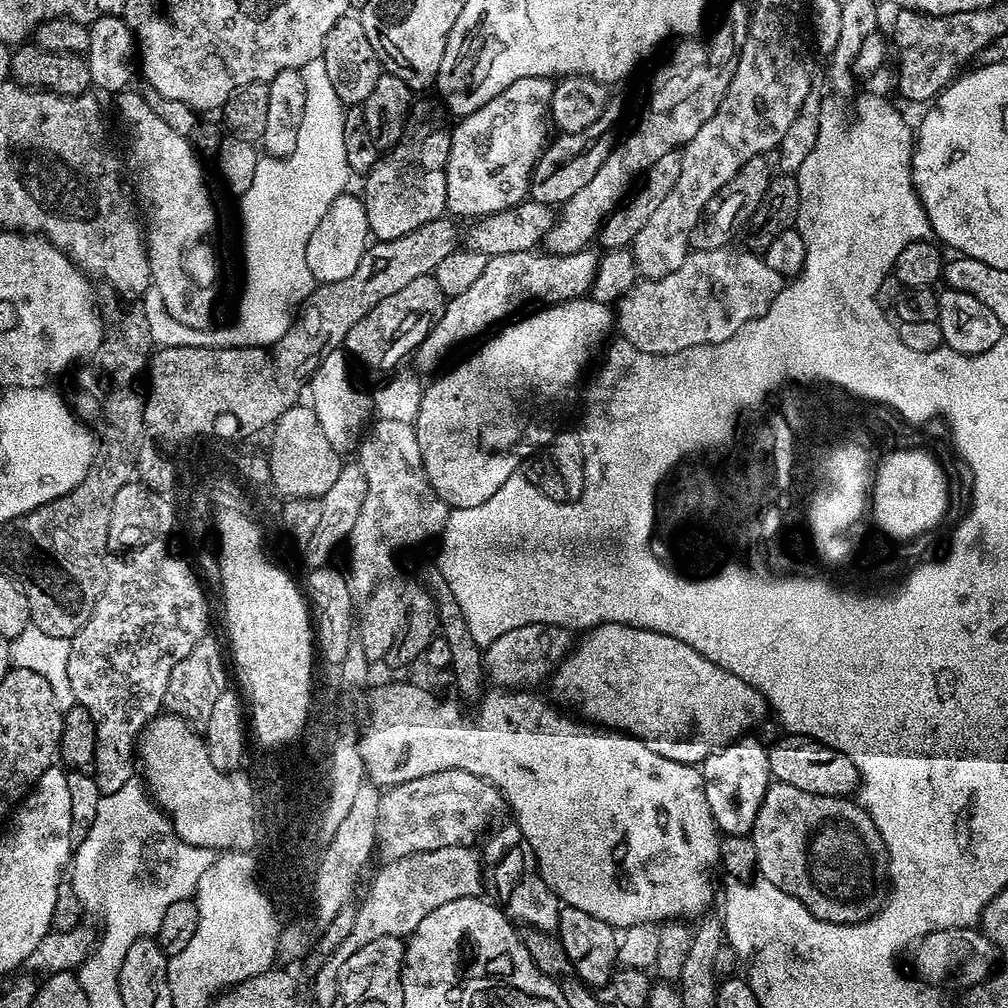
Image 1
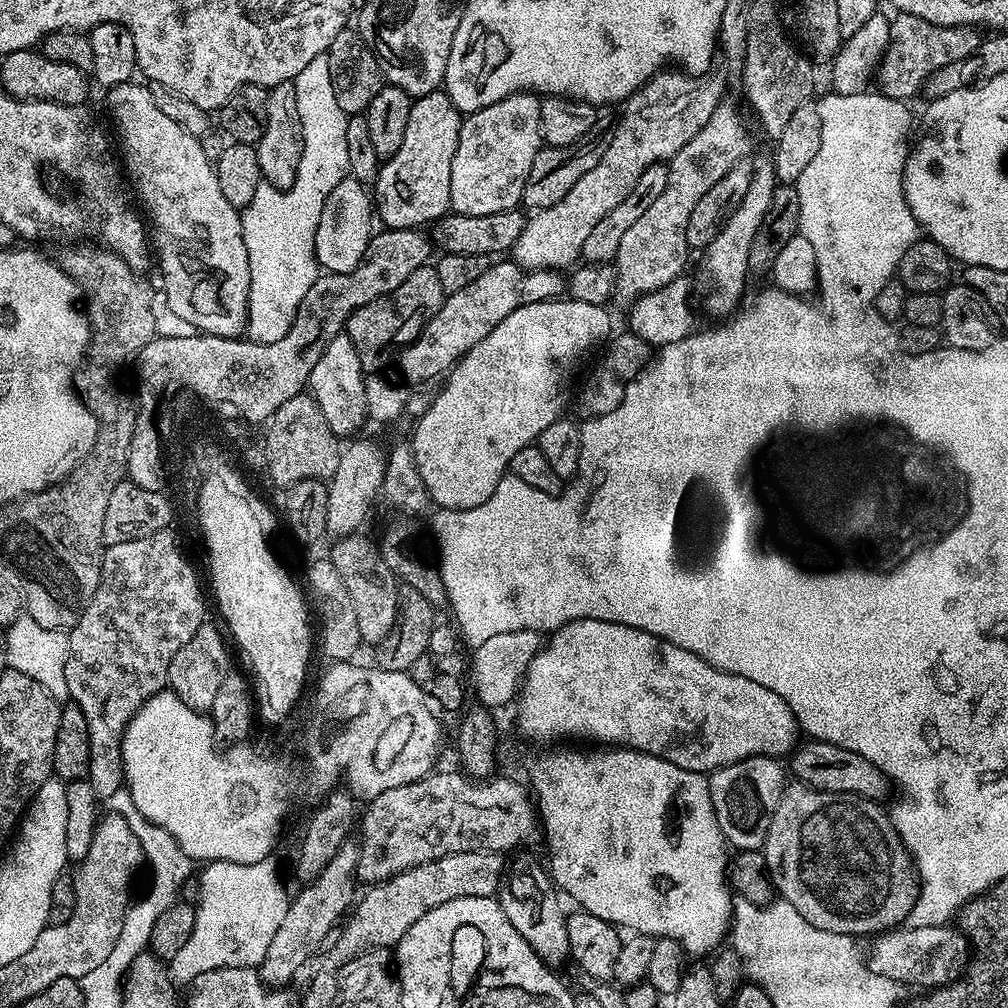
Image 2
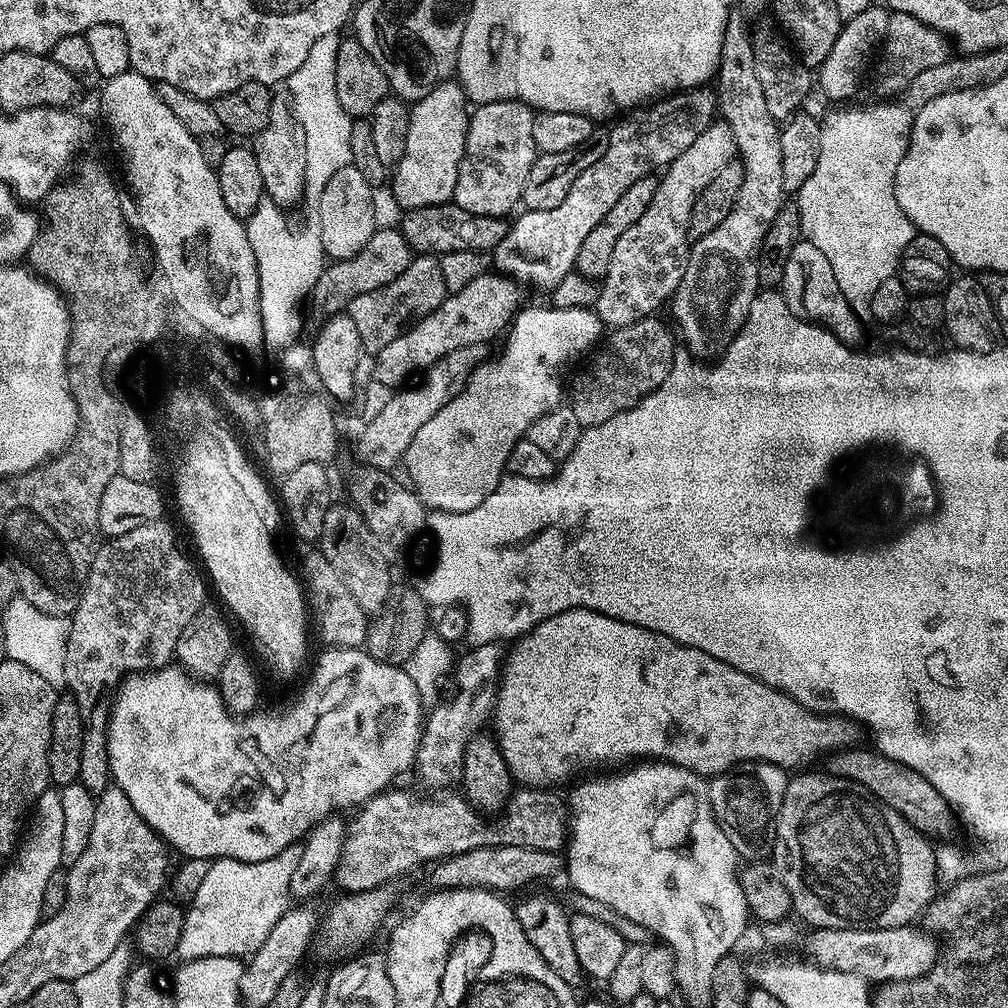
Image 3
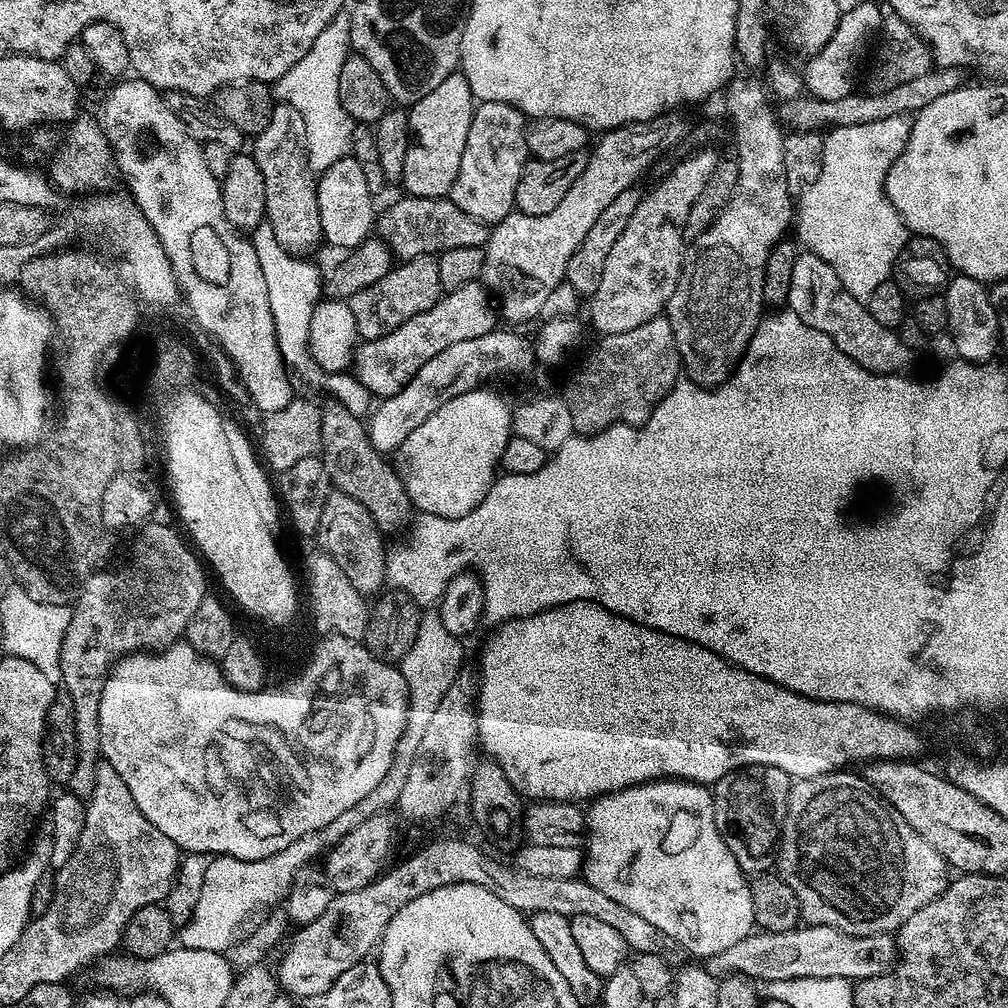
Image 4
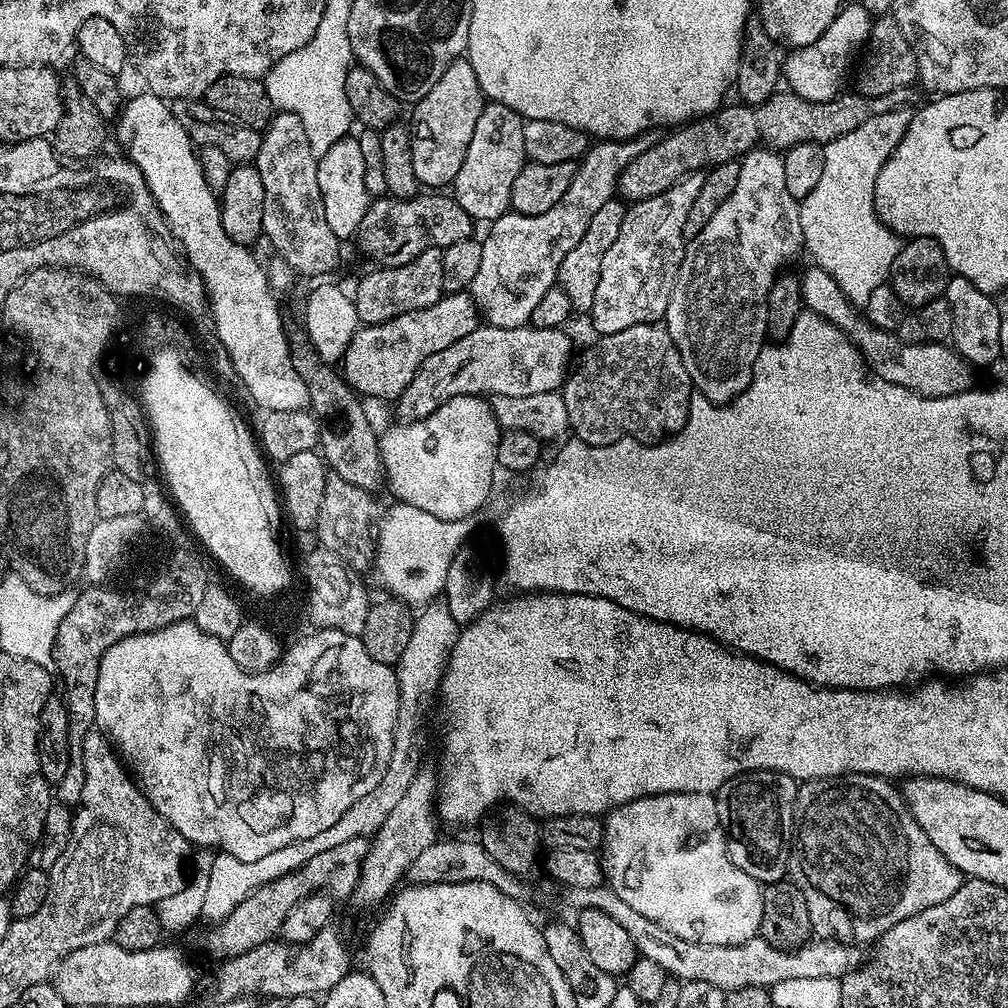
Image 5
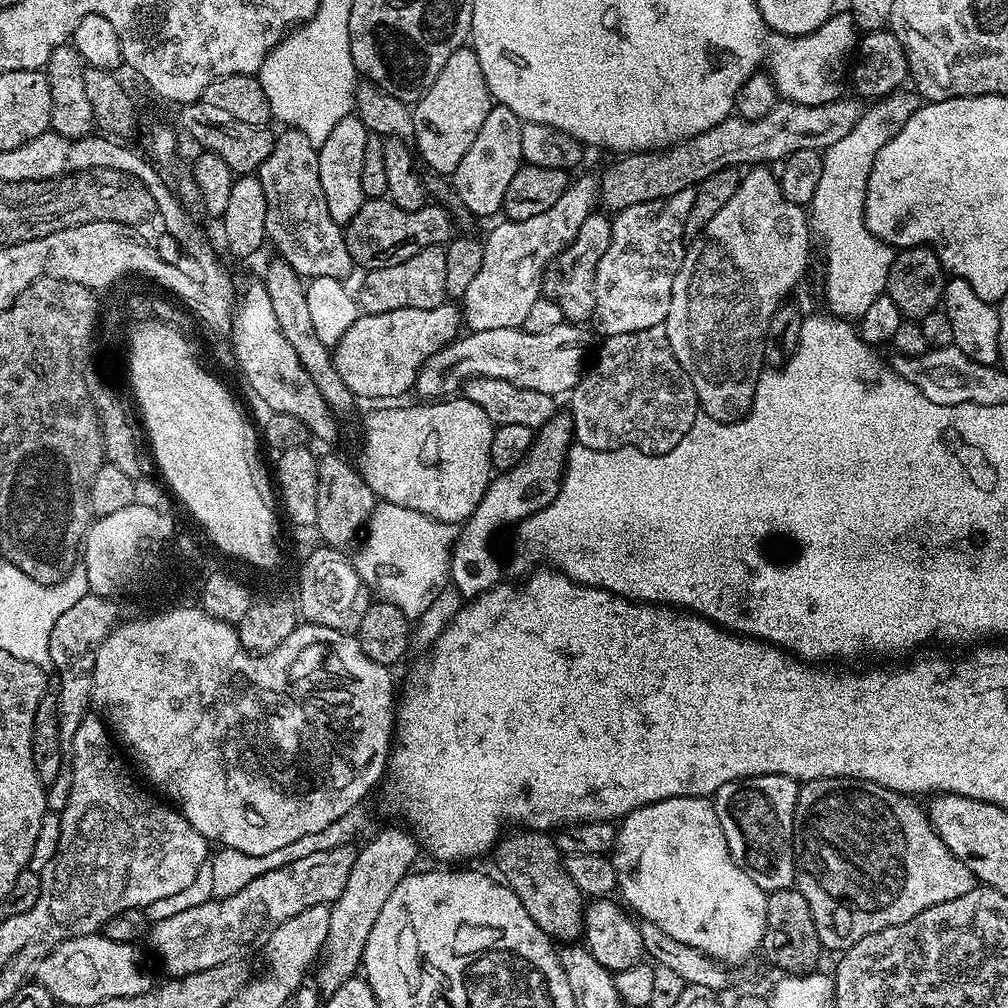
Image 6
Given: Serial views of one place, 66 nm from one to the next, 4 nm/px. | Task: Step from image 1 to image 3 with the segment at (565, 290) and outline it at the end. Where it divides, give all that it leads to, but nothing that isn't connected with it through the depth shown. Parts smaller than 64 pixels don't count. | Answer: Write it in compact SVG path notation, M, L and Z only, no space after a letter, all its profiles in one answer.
M495 270L483 272L481 276L474 278L474 282L462 286L462 290L448 295L442 306L438 306L438 310L426 314L421 320L405 328L402 334L398 334L394 342L382 346L382 350L374 356L375 379L389 386L400 386L407 381L404 380L407 376L415 377L421 370L426 370L431 364L450 354L450 350L471 344L487 345L488 340L494 339L496 335L499 337L507 329L513 316L520 311L520 292L521 285L512 277Z

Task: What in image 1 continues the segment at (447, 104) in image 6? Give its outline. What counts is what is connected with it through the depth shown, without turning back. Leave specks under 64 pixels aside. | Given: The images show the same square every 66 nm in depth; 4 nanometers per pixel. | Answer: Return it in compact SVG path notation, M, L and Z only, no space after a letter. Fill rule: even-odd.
M447 127L436 128L425 136L412 130L377 159L376 165L363 177L362 191L368 230L376 240L402 238L402 234L410 234L410 230L418 230L418 226L426 226L426 222L445 215L448 207L446 166L451 145ZM412 156L416 156L416 160L412 160Z

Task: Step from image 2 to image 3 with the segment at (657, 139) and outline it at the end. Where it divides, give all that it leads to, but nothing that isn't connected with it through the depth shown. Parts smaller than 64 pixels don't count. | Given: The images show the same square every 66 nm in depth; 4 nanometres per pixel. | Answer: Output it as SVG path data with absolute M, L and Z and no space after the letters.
M701 86L690 88L665 95L647 106L637 107L629 111L623 118L617 119L613 128L608 132L608 145L606 154L594 162L594 166L589 166L582 174L578 174L574 186L570 186L570 194L562 198L562 203L554 206L554 210L534 210L533 212L521 211L521 216L511 221L506 238L498 242L498 246L491 253L490 260L494 265L495 271L512 277L517 284L527 286L533 284L536 288L551 290L566 278L566 274L574 271L578 249L582 247L582 242L590 235L590 230L606 218L606 210L611 210L614 202L638 182L638 178L659 173L682 154L682 150L687 150L698 138L717 119L718 116L718 96L711 87Z

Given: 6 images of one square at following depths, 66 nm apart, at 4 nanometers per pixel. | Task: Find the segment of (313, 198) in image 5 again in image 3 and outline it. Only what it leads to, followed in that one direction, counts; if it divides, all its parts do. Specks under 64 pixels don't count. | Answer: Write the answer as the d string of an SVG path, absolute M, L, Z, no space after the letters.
M287 91L272 92L270 118L260 135L255 137L254 151L258 158L258 170L262 174L264 195L267 199L281 206L296 204L300 199L305 199L306 130L302 130L302 122L298 122L298 114L292 109L292 97Z

